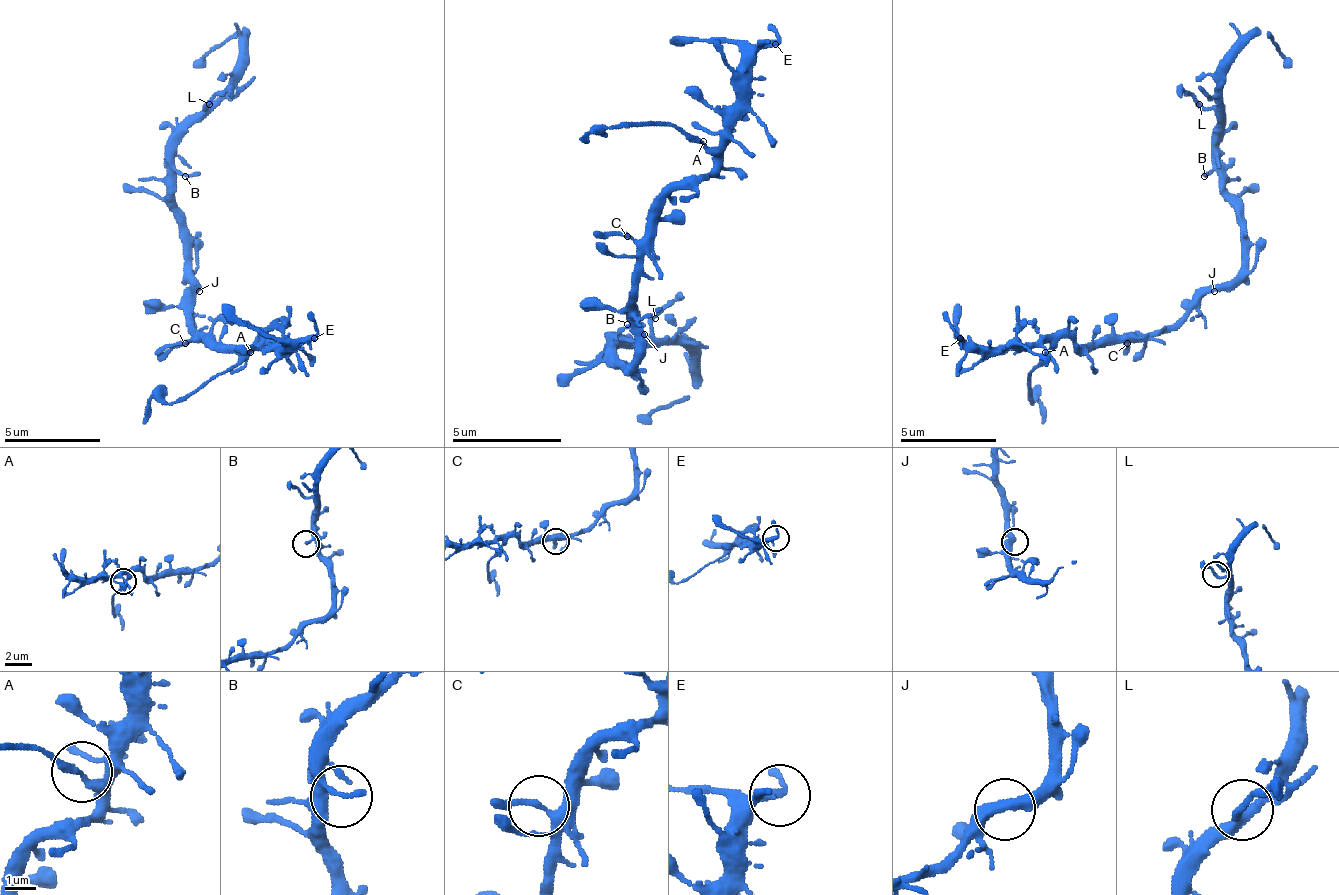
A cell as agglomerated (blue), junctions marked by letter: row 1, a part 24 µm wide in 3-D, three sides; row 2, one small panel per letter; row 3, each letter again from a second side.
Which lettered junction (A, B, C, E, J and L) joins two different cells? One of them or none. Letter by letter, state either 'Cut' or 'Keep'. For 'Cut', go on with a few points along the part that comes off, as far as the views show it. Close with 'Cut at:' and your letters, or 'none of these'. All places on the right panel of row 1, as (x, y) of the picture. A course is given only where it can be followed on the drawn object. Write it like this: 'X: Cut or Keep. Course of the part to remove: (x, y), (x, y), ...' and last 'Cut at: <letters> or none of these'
A: Cut. Course of the part to remove: (1046, 353), (1031, 372), (1031, 401), (1041, 406), (1041, 425)
B: Keep
C: Keep
E: Keep
J: Keep
L: Keep
Cut at: A

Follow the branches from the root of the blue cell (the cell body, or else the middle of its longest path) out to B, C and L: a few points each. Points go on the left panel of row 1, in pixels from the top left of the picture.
B: (189, 286), (189, 271), (185, 267), (185, 219), (175, 204), (175, 176), (180, 171), (185, 176)
C: (189, 286), (189, 329), (194, 334), (185, 343)
L: (189, 286), (189, 271), (185, 267), (185, 219), (175, 204), (175, 142), (204, 113), (209, 104)

